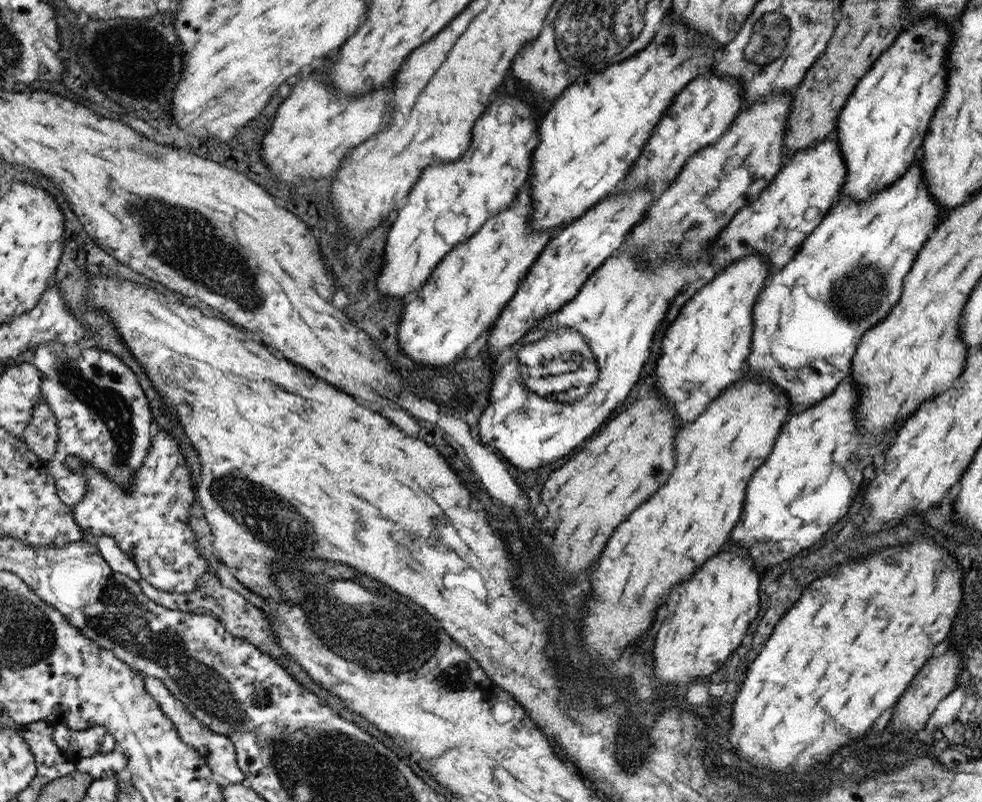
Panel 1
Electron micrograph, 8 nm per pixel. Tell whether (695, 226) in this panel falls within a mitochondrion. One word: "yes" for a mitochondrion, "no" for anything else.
yes

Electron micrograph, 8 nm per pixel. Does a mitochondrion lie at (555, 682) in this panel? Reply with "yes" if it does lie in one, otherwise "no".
no

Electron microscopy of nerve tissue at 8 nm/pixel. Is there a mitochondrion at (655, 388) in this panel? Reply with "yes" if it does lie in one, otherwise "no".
no

